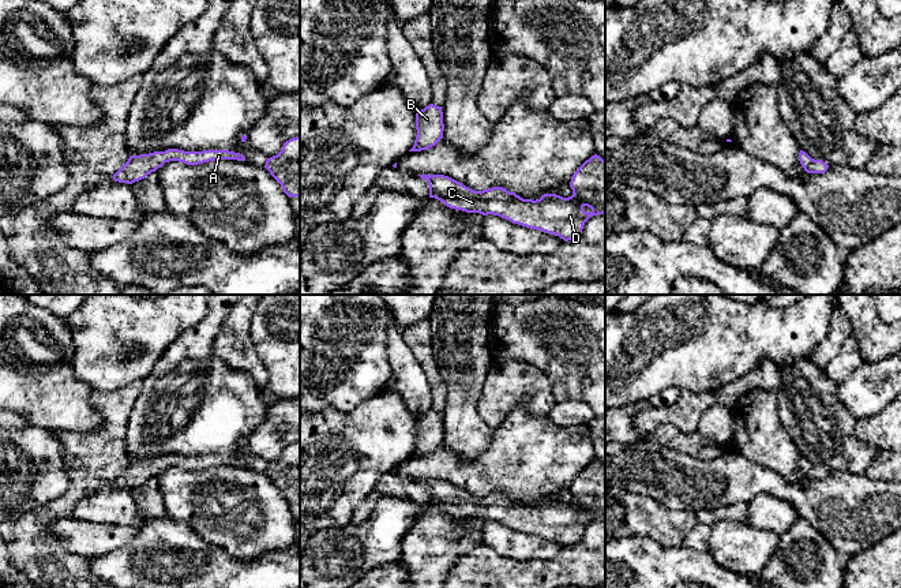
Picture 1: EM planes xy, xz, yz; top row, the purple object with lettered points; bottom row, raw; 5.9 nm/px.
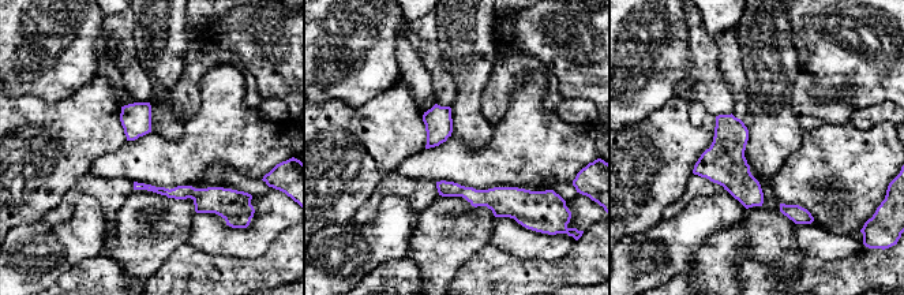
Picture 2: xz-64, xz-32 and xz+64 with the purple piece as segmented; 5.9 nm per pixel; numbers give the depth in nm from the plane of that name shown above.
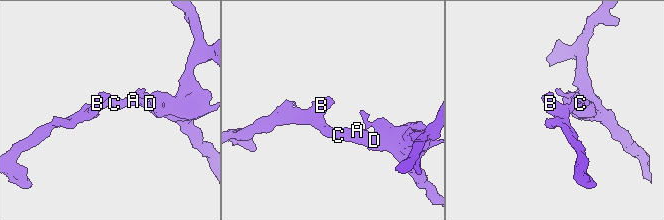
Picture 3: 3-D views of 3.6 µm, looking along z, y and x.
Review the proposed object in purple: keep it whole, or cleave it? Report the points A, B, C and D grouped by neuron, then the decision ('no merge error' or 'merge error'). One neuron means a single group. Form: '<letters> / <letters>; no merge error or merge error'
A B C D; no merge error

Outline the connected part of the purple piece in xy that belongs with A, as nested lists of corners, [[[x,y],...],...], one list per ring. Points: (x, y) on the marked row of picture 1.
[[[168,149],[165,151],[129,156],[128,161],[113,175],[113,180],[132,184],[144,179],[151,172],[155,172],[169,161],[179,161],[187,165],[198,165],[218,160],[245,161],[245,157],[240,153],[229,150],[184,151],[179,149]]]

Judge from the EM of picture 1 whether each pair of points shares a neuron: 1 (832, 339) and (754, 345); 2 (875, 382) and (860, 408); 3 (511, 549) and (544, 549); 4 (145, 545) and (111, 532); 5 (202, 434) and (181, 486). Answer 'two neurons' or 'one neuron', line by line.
1: two neurons
2: one neuron
3: one neuron
4: two neurons
5: two neurons

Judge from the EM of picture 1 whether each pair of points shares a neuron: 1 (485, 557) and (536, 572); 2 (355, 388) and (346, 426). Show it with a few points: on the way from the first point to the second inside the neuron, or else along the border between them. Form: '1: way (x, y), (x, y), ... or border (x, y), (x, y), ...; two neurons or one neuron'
1: way (498, 569), (500, 572), (524, 572); one neuron
2: border (376, 393), (350, 409), (326, 407), (318, 412); two neurons

